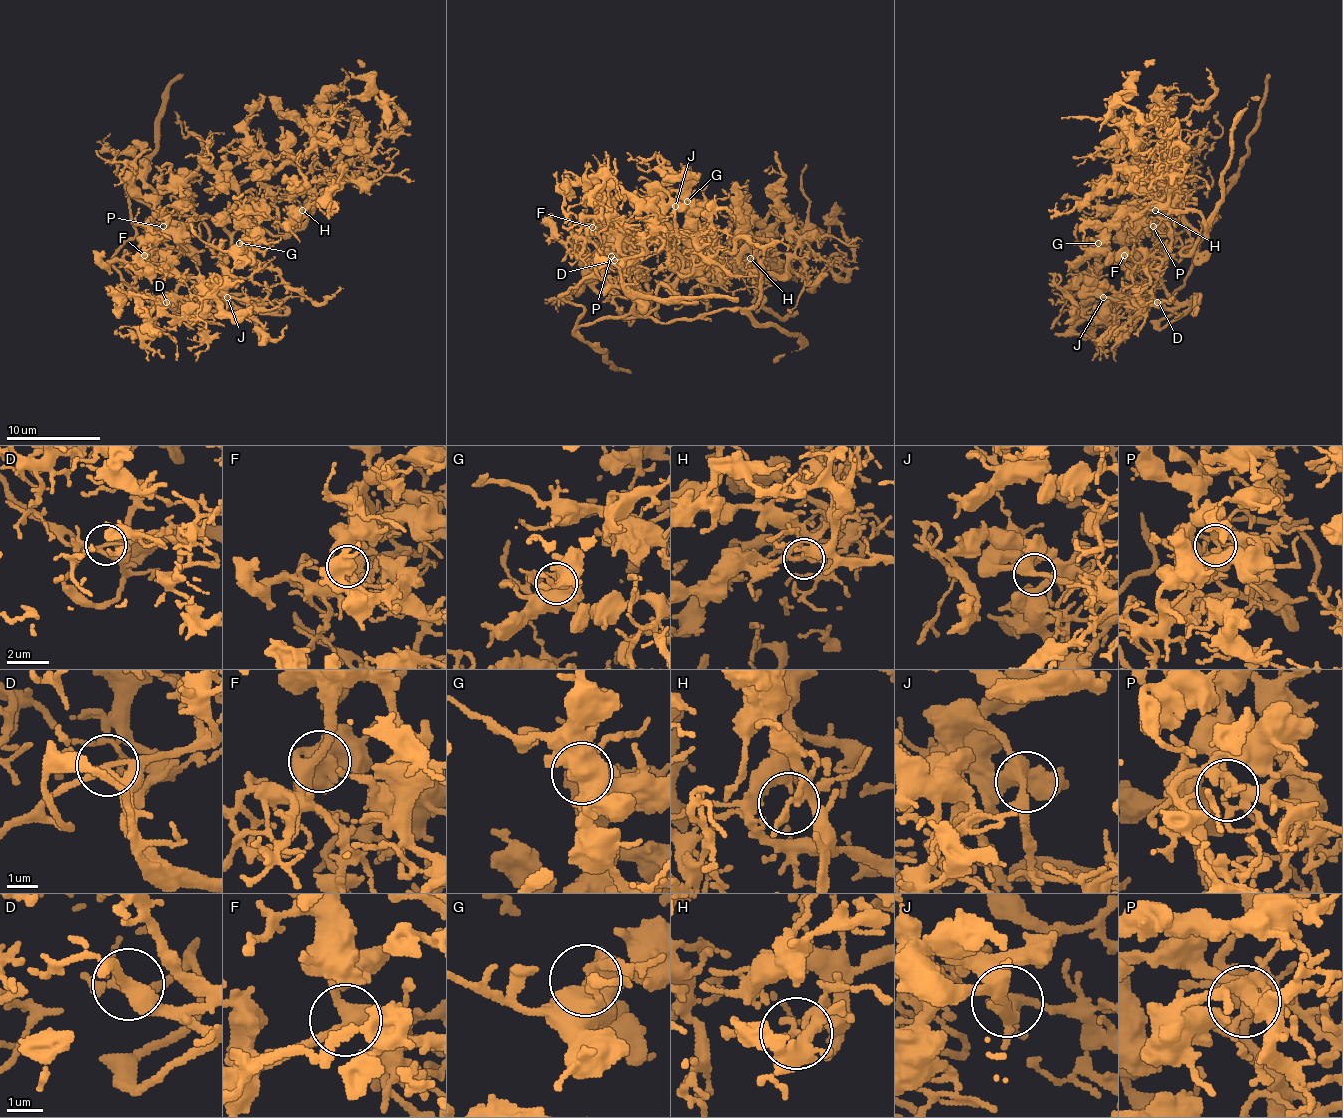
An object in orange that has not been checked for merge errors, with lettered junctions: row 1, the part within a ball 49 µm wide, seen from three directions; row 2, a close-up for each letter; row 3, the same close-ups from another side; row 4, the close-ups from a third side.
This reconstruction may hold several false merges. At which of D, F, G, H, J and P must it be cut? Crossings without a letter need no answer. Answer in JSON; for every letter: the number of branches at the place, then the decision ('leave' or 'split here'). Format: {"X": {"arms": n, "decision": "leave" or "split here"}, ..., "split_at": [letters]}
{"D": {"arms": 3, "decision": "leave"}, "F": {"arms": 3, "decision": "leave"}, "G": {"arms": 2, "decision": "leave"}, "H": {"arms": 5, "decision": "leave"}, "J": {"arms": 3, "decision": "leave"}, "P": {"arms": 5, "decision": "leave"}, "split_at": []}

